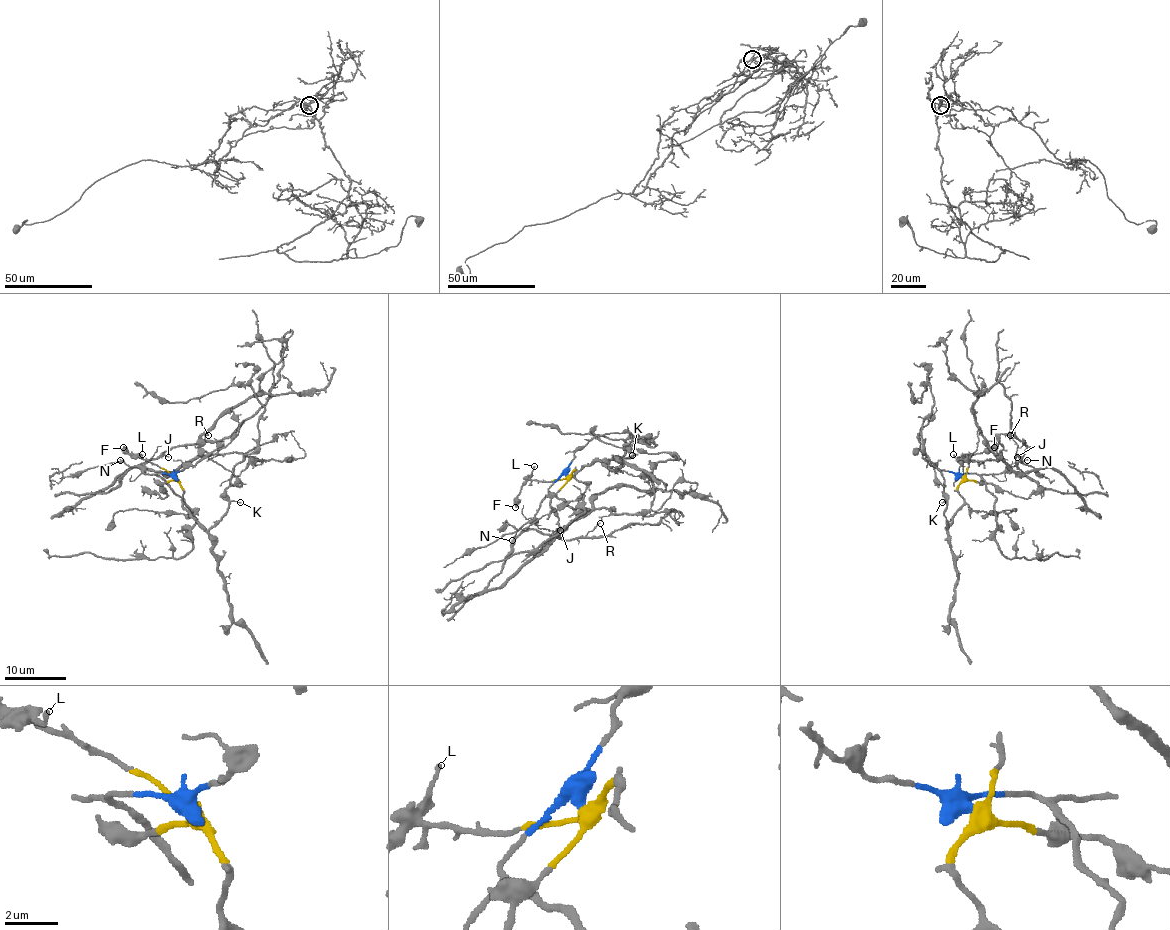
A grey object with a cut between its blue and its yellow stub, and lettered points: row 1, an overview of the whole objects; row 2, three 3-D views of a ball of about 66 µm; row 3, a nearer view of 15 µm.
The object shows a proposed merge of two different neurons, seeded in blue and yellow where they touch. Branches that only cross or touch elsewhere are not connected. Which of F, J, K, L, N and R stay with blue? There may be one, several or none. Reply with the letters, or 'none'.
J, N, R

